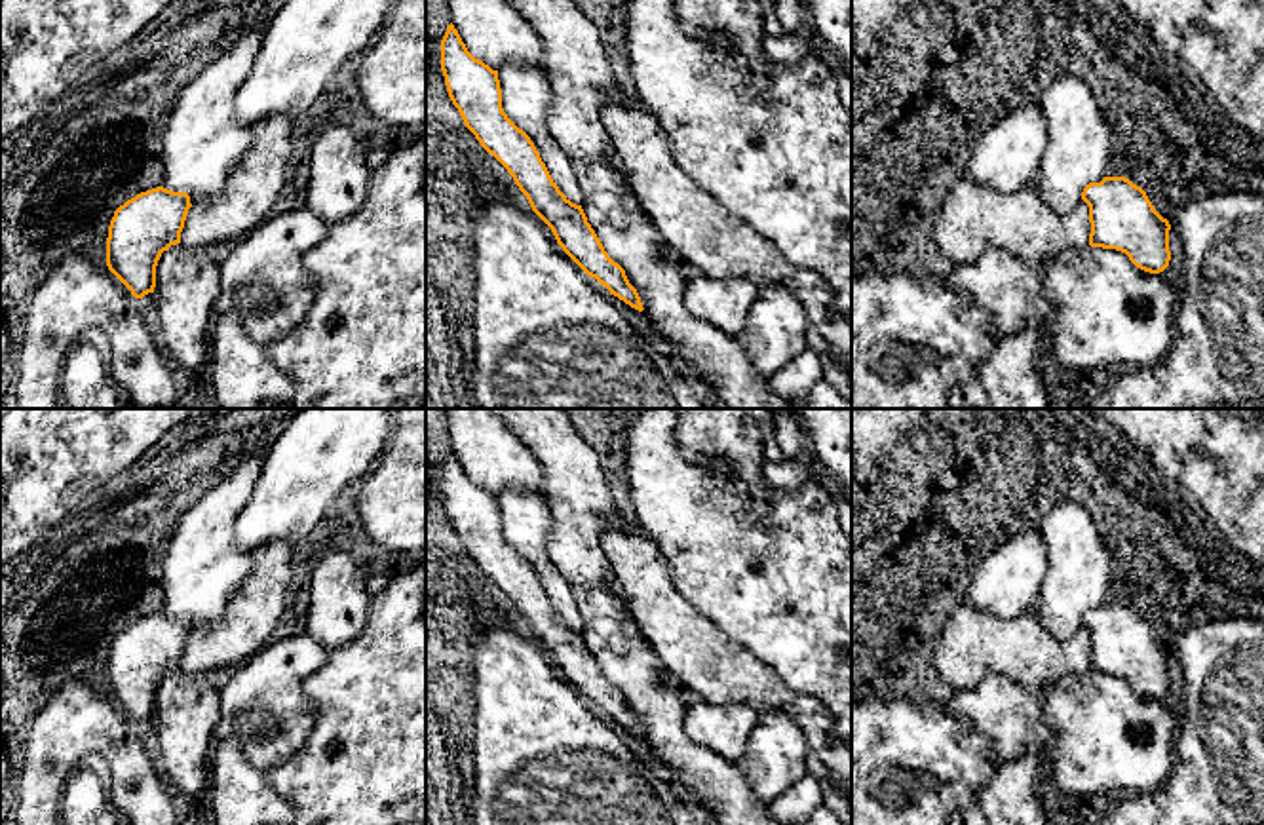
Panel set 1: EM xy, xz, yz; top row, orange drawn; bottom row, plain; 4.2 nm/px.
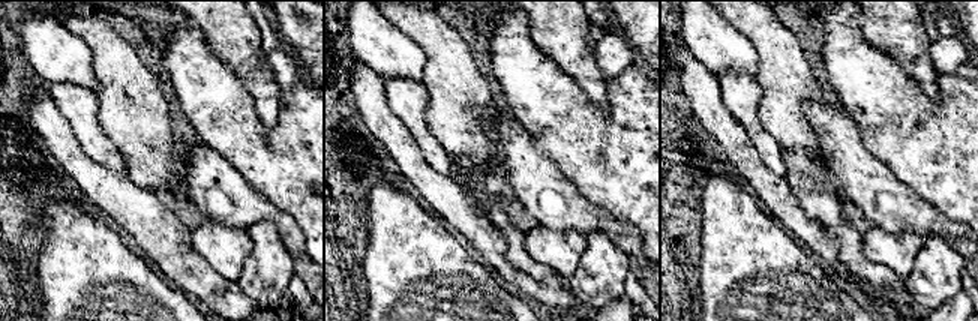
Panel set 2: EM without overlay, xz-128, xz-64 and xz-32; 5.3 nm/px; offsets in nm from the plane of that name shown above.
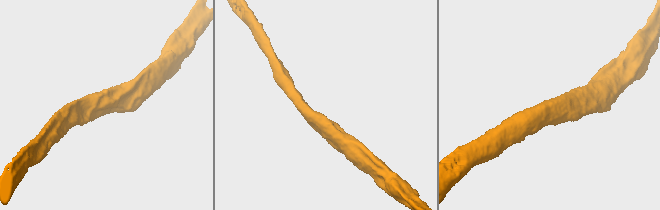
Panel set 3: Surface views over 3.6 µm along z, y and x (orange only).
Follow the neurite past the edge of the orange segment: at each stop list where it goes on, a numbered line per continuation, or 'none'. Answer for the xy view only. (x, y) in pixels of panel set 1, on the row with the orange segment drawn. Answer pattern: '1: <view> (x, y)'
none

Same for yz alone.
none

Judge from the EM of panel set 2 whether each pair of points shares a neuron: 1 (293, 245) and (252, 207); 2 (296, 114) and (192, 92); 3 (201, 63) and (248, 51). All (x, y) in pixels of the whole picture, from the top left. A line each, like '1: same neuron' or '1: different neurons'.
1: same neuron
2: same neuron
3: different neurons

